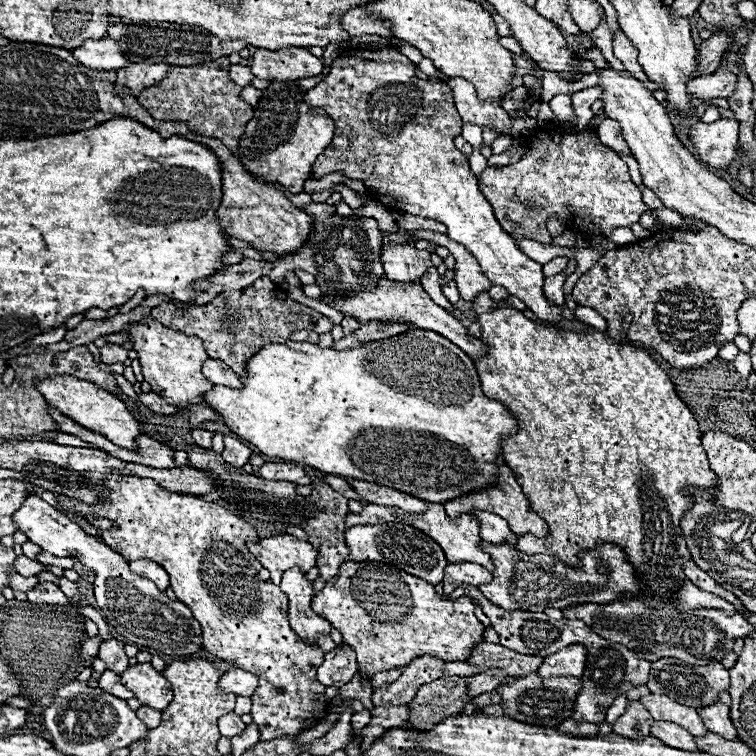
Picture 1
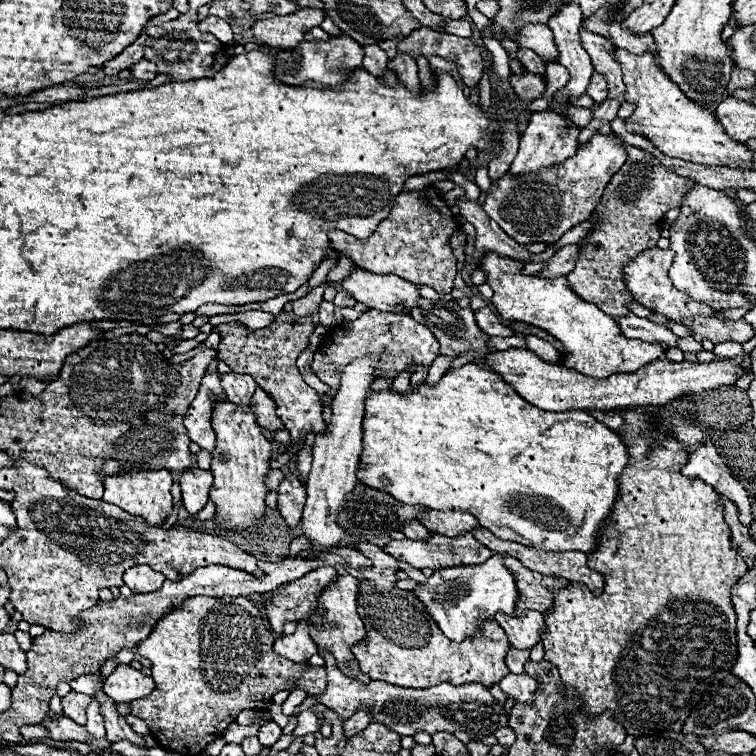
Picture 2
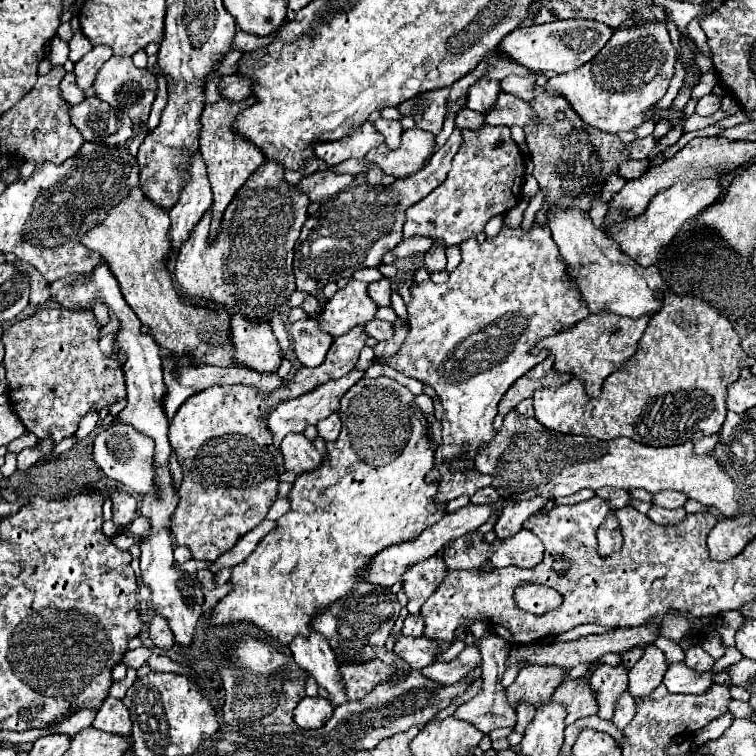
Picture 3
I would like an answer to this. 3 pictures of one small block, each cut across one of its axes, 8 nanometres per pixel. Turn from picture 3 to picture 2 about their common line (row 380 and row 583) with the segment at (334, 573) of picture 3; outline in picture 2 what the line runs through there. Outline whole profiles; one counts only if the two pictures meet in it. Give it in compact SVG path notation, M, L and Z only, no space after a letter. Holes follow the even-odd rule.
M366 540L356 546L372 560L372 568L359 570L364 580L358 580L358 614L364 622L366 638L350 646L364 674L402 688L434 688L442 682L452 686L478 682L490 688L490 684L500 682L510 672L504 662L508 640L494 620L482 622L480 630L462 642L448 640L426 606L412 592L396 588L400 570L396 558Z

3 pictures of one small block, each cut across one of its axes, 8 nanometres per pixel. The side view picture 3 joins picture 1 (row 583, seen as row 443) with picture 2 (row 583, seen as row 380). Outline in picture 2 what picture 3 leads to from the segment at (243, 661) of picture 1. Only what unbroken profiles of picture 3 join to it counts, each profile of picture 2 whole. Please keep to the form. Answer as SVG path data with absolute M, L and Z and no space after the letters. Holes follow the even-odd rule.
M332 566L310 570L302 578L284 584L274 596L264 600L264 612L276 638L280 638L282 626L290 620L304 620L318 608L318 594L330 584L338 572Z

